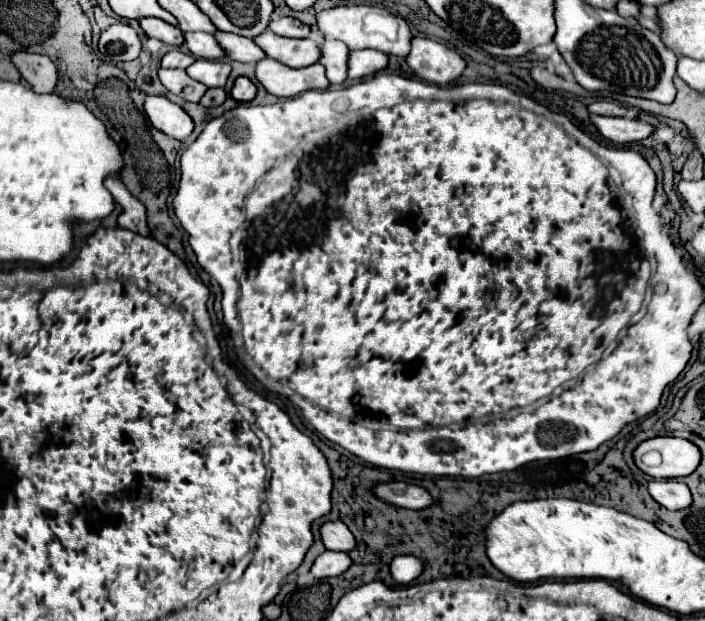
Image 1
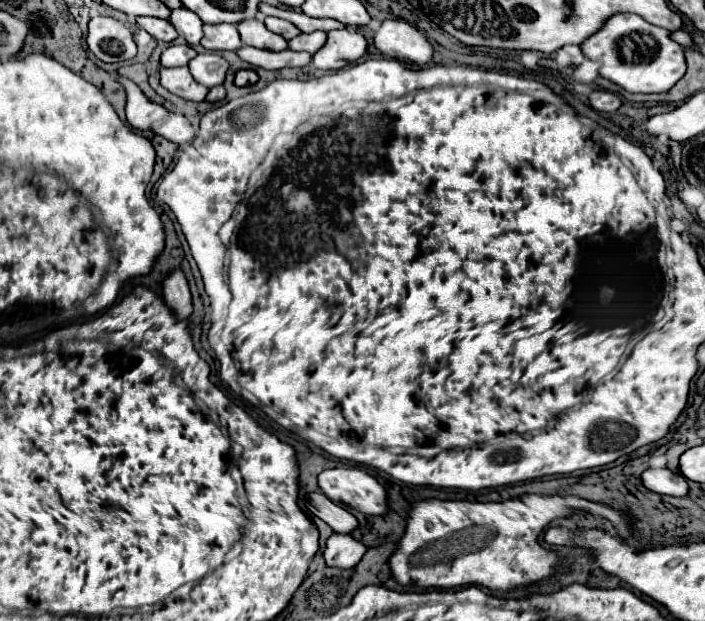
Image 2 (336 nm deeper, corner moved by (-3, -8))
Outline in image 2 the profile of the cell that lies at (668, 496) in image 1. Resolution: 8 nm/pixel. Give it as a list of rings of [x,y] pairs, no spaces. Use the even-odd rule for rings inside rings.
[[[646,470],[642,474],[642,484],[656,494],[664,494],[664,496],[686,496],[688,494],[688,484],[686,478],[680,476],[674,470]]]

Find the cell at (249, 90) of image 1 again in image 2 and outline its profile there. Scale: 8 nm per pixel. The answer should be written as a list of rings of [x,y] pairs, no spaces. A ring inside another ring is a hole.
[[[240,70],[236,74],[236,86],[252,86],[258,82],[258,74],[254,70]]]

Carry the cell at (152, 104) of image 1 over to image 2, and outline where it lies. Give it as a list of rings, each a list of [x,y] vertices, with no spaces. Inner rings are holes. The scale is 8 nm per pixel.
[[[116,76],[116,78],[122,82],[122,86],[126,88],[126,94],[128,94],[126,118],[132,128],[152,130],[154,134],[160,134],[166,140],[176,142],[176,144],[184,144],[194,138],[194,128],[186,116],[182,116],[178,112],[170,112],[164,106],[150,102],[134,82],[130,82],[122,76]]]

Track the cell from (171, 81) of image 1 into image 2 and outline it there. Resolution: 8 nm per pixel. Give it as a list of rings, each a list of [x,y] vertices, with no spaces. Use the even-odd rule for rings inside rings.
[[[182,66],[182,68],[162,68],[160,70],[160,82],[168,92],[172,92],[172,94],[184,98],[184,100],[192,100],[192,102],[202,102],[208,94],[208,88],[200,86],[192,78],[192,74],[188,72],[186,66]]]

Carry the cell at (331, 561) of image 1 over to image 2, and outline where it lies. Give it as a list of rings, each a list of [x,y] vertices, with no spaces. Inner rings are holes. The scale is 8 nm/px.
[[[332,534],[326,542],[324,560],[326,560],[326,566],[346,570],[356,566],[364,556],[364,552],[366,552],[366,546],[354,540],[350,534]]]

